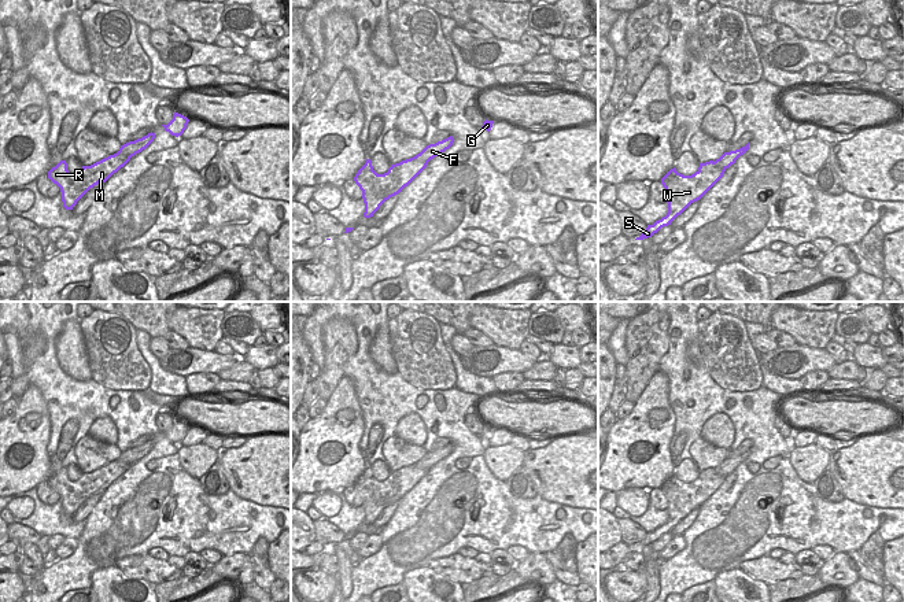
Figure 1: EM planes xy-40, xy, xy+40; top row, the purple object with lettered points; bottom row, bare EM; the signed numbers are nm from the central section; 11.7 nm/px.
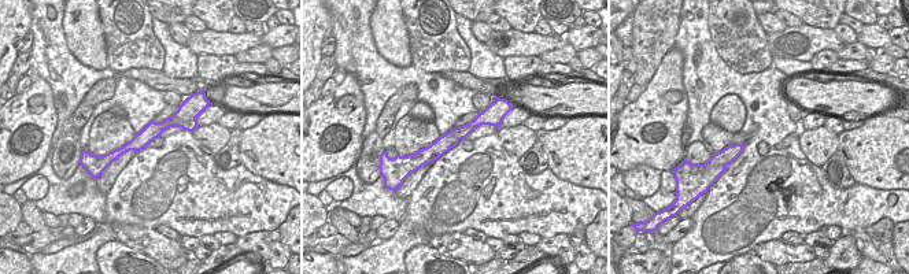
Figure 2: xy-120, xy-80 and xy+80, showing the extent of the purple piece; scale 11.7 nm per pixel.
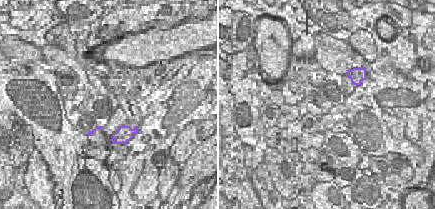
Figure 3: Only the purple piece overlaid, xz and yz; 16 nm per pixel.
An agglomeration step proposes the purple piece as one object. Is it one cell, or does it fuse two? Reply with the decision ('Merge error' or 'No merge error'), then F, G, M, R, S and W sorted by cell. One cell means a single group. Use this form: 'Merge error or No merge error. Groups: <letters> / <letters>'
Merge error. Groups: F G / M R S W.

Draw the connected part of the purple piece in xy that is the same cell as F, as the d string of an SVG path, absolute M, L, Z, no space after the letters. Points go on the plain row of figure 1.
M450 443L442 448L438 448L435 451L429 451L420 461L417 461L416 465L420 469L428 470L431 466L440 462L446 457L449 457L453 453L453 450L454 450L454 446L453 446L453 443Z

